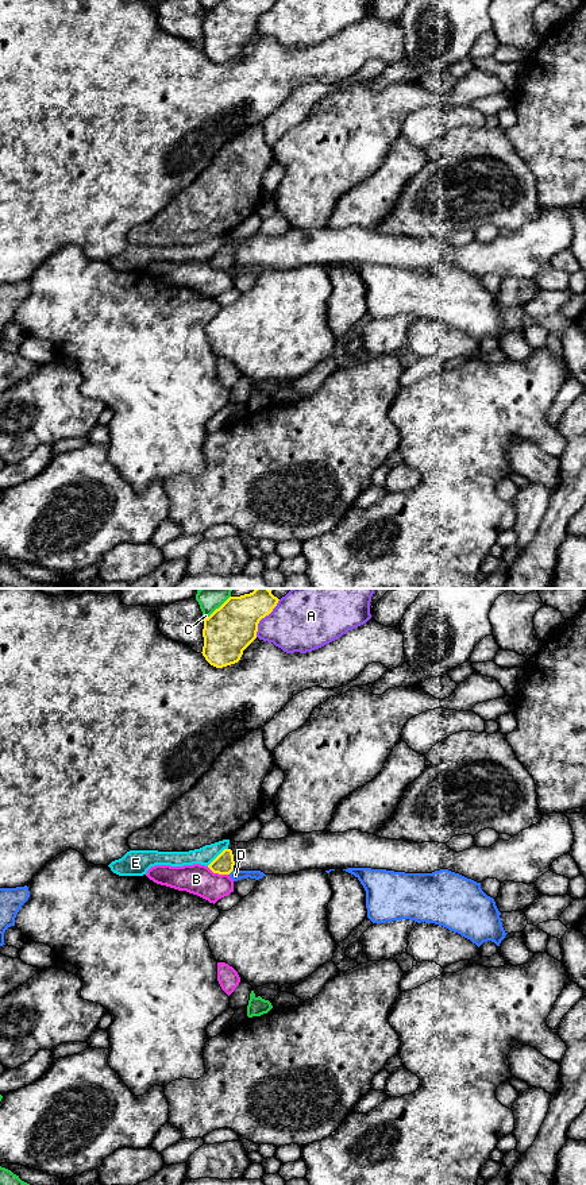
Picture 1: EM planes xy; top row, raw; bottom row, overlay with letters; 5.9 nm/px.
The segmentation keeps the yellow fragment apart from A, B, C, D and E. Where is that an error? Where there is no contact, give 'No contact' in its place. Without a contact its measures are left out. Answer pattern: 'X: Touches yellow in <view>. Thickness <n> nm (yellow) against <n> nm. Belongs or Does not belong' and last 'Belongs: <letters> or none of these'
A: Touches yellow in xy. Thickness 300 nm (yellow) against 380 nm. Does not belong
B: Touches yellow in xy. Thickness 120 nm (yellow) against 180 nm. Does not belong
C: Touches yellow in xy. Thickness 300 nm (yellow) against 190 nm. Does not belong
D: Touches yellow in xy. Thickness 120 nm (yellow) against 60 nm. Does not belong
E: Touches yellow in xy. Thickness 120 nm (yellow) against 110 nm. Does not belong
Belongs: none of these

